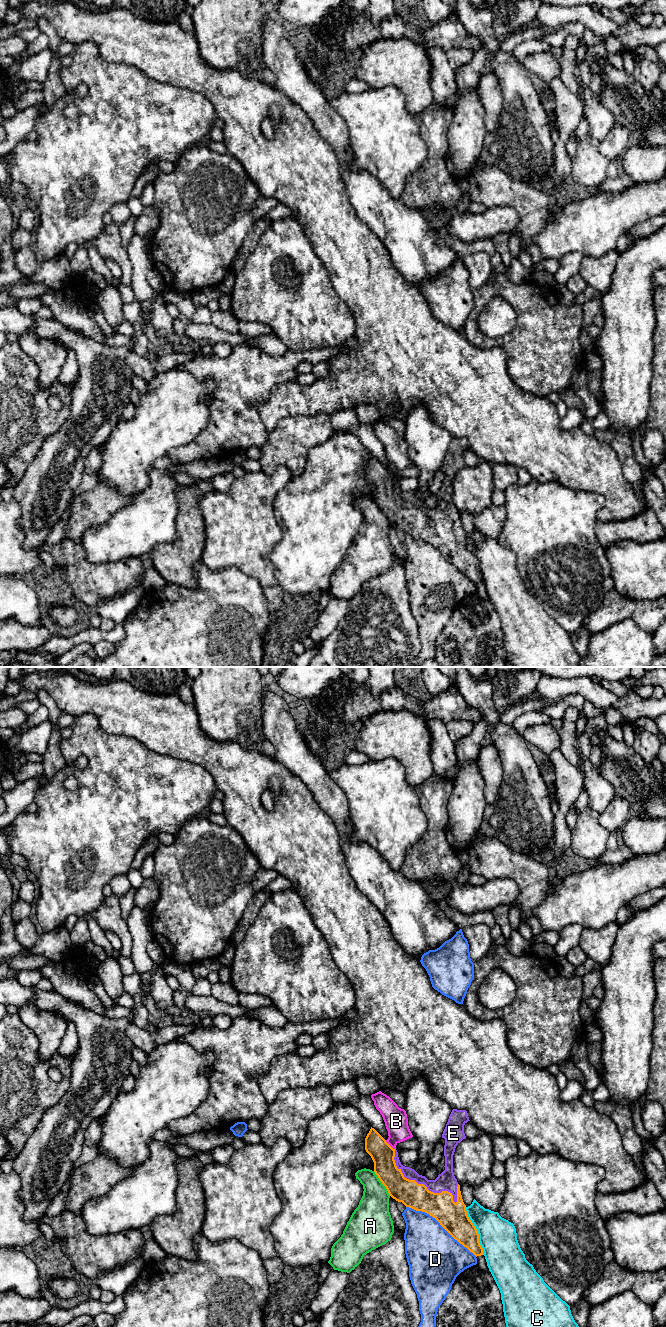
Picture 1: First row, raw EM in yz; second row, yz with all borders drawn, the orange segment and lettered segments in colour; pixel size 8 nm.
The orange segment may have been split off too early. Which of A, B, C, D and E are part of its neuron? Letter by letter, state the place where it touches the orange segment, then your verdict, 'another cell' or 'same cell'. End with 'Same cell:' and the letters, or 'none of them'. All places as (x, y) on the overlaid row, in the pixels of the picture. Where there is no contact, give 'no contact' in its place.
A: yz (382, 1183) | another cell
B: yz (389, 1145) | another cell
C: yz (477, 1231) | another cell
D: yz (441, 1225) | another cell
E: yz (420, 1184) | same cell
Same cell: E

